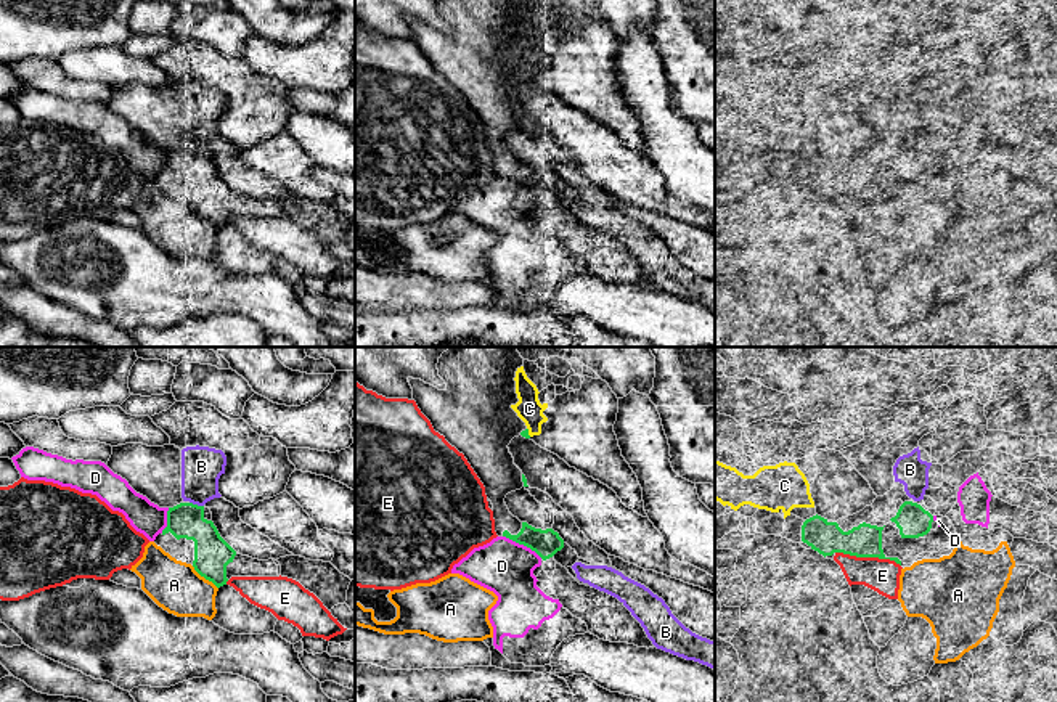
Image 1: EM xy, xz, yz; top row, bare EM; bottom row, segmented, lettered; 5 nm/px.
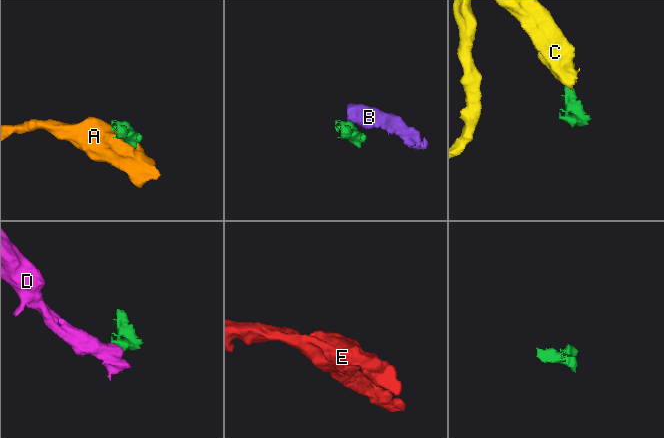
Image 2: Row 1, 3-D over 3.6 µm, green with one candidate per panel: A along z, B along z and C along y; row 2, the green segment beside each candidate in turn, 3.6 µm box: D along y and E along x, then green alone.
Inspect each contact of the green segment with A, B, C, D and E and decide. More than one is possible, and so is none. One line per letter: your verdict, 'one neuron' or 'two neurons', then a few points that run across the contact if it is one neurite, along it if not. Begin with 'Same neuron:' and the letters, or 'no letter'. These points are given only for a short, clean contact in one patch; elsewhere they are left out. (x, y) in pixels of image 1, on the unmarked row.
Same neuron: no letter
A: two neurons
B: two neurons
C: two neurons
D: two neurons
E: two neurons

